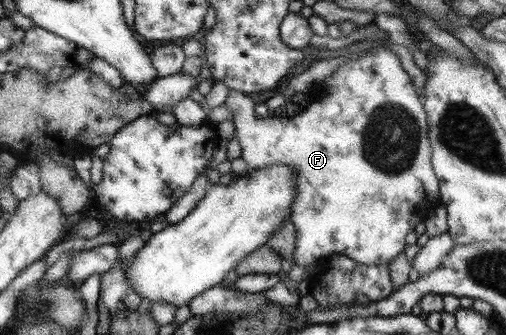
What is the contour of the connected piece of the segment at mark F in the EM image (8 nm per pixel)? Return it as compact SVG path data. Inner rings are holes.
M373 48L358 53L356 57L351 58L346 63L340 65L332 75L328 76L318 84L318 92L312 95L311 100L305 107L303 114L295 113L295 116L274 117L269 112L268 117L255 117L256 102L247 95L246 92L230 90L224 104L233 112L233 124L236 128L236 136L241 149L243 149L241 159L248 165L250 170L257 168L266 168L273 164L284 164L290 168L296 168L296 188L294 204L290 216L291 223L295 225L295 252L294 264L302 266L309 273L317 260L328 261L333 254L342 254L353 259L358 264L372 266L373 264L390 264L405 249L405 236L415 230L419 222L425 222L430 211L441 204L439 180L435 177L434 169L431 165L432 151L430 139L428 138L428 118L424 110L422 99L415 91L415 86L411 81L409 74L405 72L401 59L389 48Z

